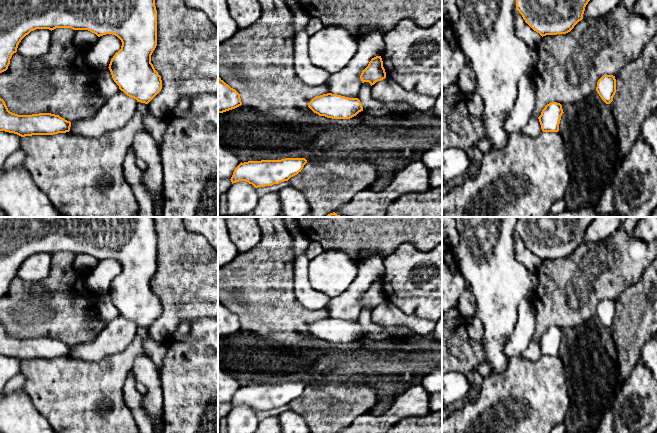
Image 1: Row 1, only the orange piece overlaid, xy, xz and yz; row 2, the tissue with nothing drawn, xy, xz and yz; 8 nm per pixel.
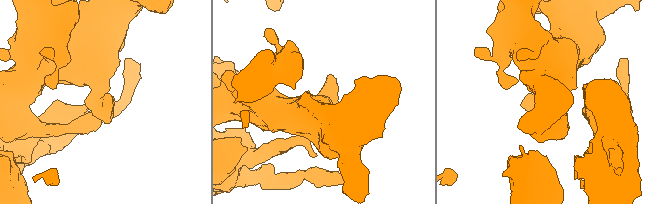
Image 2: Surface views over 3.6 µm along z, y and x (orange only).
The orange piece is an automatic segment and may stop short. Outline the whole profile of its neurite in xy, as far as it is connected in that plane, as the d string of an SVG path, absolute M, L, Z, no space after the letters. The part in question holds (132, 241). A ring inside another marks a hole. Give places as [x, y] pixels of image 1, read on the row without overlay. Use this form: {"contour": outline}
{"contour": "M0 217L0 297L8 293L12 279L17 276L19 267L26 259L36 253L49 253L52 255L56 252L88 254L96 258L98 261L106 258L117 260L121 264L122 270L121 273L116 276L111 283L108 292L111 296L114 306L119 310L119 313L127 320L136 323L137 326L145 328L148 328L161 315L161 300L151 287L151 279L157 270L157 234L153 217Z"}

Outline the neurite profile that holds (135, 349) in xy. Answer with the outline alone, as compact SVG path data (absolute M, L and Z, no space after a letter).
M137 334L125 351L98 361L86 361L70 356L22 361L19 373L25 376L25 383L21 389L56 433L140 433L130 408L123 400L123 387L133 361L139 355L146 354L143 340L144 338Z

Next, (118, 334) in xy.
M119 314L90 342L71 346L70 357L86 361L98 361L127 349L137 335L137 324Z

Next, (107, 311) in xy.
M109 292L97 296L96 309L105 323L112 321L120 314L119 310L114 306Z

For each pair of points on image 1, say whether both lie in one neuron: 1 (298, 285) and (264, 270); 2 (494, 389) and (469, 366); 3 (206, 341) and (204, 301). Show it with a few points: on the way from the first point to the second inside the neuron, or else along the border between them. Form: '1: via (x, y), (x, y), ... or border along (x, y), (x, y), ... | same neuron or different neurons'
1: border along (292, 267), (292, 292), (302, 305) | different neurons
2: border along (484, 378), (479, 389) | different neurons
3: border along (207, 317), (184, 320), (182, 322) | different neurons

